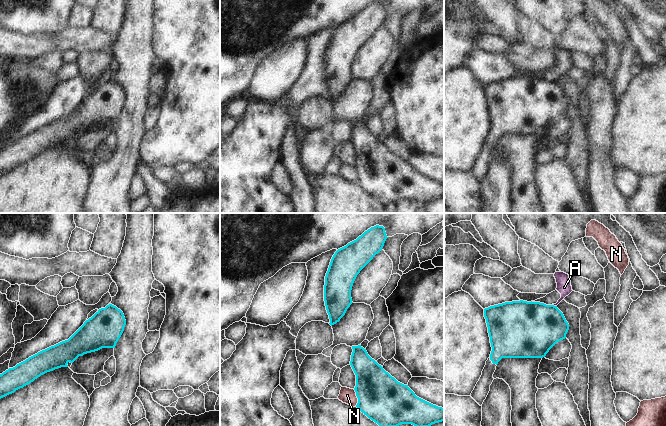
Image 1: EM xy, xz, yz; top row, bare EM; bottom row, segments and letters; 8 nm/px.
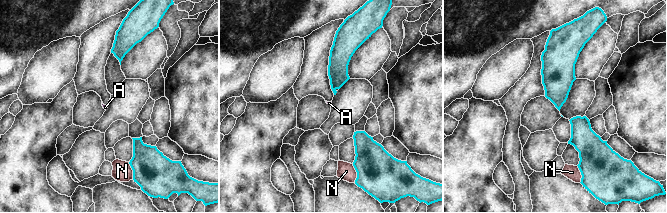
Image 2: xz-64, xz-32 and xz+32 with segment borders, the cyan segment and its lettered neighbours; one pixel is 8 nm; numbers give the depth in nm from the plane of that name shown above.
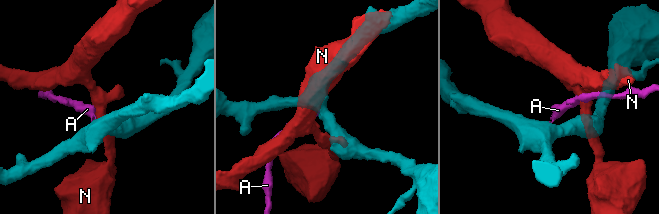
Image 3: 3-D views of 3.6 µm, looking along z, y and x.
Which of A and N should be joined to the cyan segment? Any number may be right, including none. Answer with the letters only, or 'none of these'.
none of these

